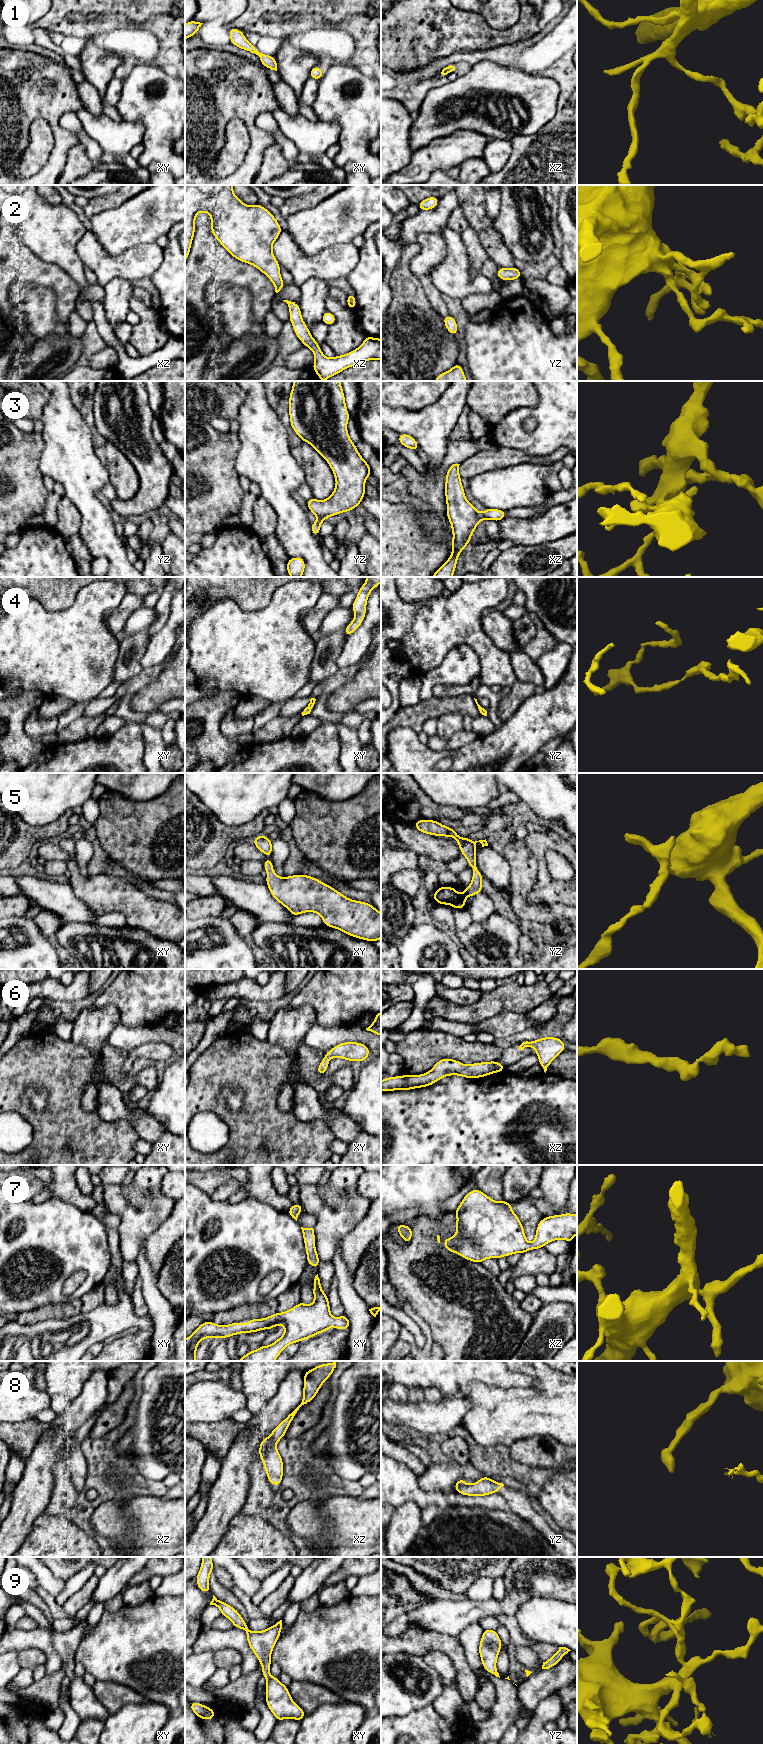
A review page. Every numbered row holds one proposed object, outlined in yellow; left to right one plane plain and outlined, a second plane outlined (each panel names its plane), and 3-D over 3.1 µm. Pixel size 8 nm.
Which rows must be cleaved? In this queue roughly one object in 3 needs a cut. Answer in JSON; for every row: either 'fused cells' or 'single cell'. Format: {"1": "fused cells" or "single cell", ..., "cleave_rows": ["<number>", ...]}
{"1": "single cell", "2": "single cell", "3": "fused cells", "4": "single cell", "5": "single cell", "6": "single cell", "7": "single cell", "8": "fused cells", "9": "single cell", "cleave_rows": ["3", "8"]}

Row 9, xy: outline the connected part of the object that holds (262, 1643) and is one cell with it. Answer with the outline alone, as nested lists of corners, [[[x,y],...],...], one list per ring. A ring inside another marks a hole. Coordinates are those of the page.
[[[213,1595],[210,1605],[217,1606],[222,1616],[228,1618],[233,1623],[233,1627],[246,1631],[247,1641],[250,1649],[255,1653],[259,1663],[262,1664],[262,1675],[266,1678],[266,1704],[277,1721],[292,1718],[301,1721],[306,1713],[291,1698],[288,1687],[282,1684],[279,1678],[273,1677],[269,1668],[271,1666],[272,1650],[280,1638],[282,1620],[263,1631],[253,1632],[248,1629],[248,1625],[232,1606],[220,1601]]]

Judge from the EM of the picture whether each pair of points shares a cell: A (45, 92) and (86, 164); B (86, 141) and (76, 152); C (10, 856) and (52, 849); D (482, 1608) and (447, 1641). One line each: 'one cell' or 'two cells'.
A: two cells
B: two cells
C: two cells
D: two cells

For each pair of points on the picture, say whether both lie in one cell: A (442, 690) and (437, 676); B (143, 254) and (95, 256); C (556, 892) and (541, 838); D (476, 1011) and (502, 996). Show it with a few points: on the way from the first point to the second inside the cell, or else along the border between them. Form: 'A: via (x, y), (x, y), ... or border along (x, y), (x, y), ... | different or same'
A: border along (462, 685), (437, 684), (433, 688), (432, 695) | different
B: via (131, 262), (107, 262) | same
C: via (544, 879), (541, 851) | same
D: via (482, 1009), (496, 1001) | same

